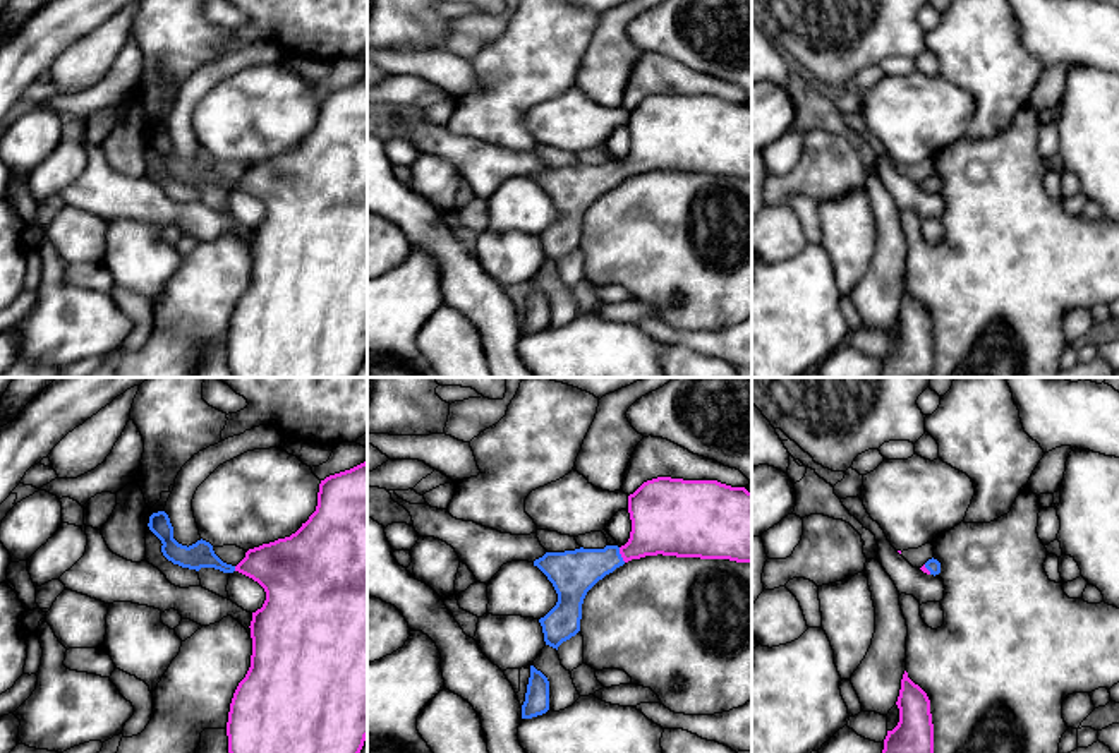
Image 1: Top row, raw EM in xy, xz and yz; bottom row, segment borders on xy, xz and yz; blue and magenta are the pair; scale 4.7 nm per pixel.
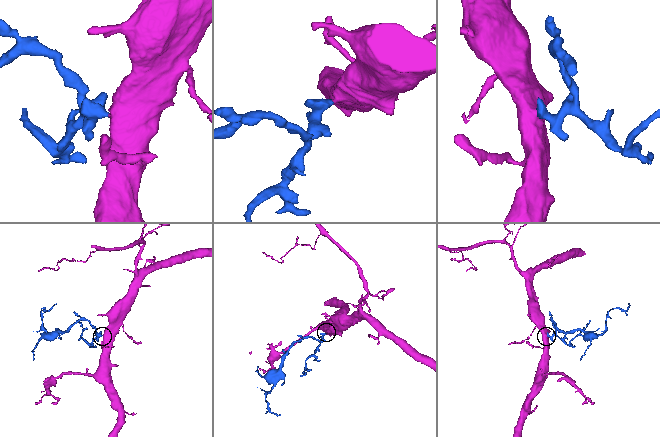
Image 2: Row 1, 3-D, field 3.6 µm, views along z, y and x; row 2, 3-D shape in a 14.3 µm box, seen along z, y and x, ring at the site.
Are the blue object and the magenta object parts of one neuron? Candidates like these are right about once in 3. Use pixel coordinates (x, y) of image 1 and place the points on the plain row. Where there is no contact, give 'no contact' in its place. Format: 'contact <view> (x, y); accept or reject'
contact xz (620, 170); accept

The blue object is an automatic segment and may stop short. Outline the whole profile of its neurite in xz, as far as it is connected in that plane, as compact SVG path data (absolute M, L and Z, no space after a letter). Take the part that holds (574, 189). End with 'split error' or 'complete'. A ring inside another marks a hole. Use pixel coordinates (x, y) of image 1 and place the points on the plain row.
M657 93L644 98L628 111L628 129L632 148L625 161L546 168L534 177L534 182L547 192L558 209L556 221L539 235L546 261L558 266L563 257L575 252L580 247L582 220L587 208L632 175L662 170L752 178L752 108L745 103L731 103L717 96Z | split error

